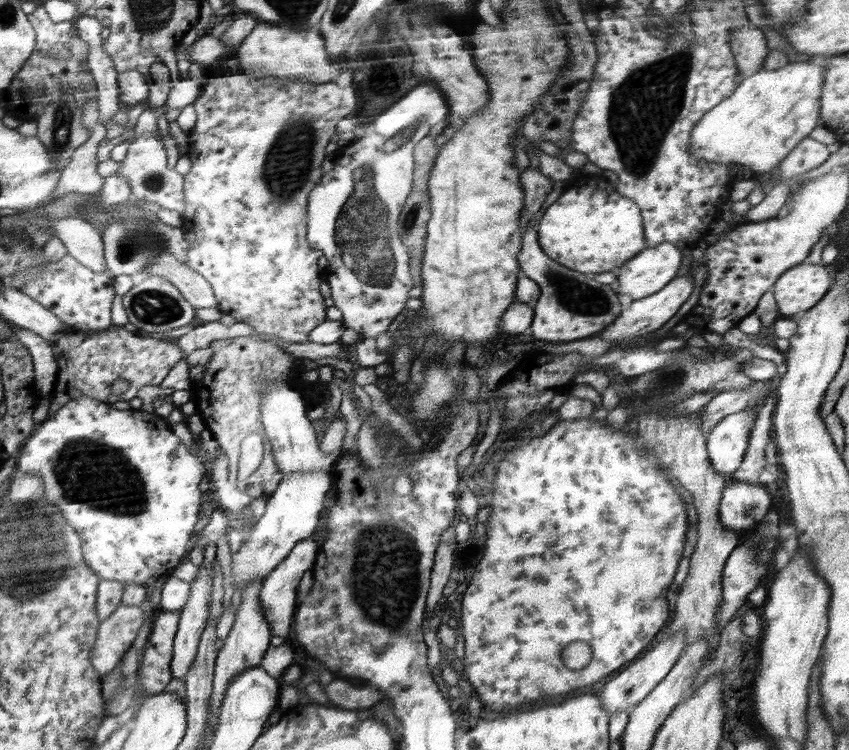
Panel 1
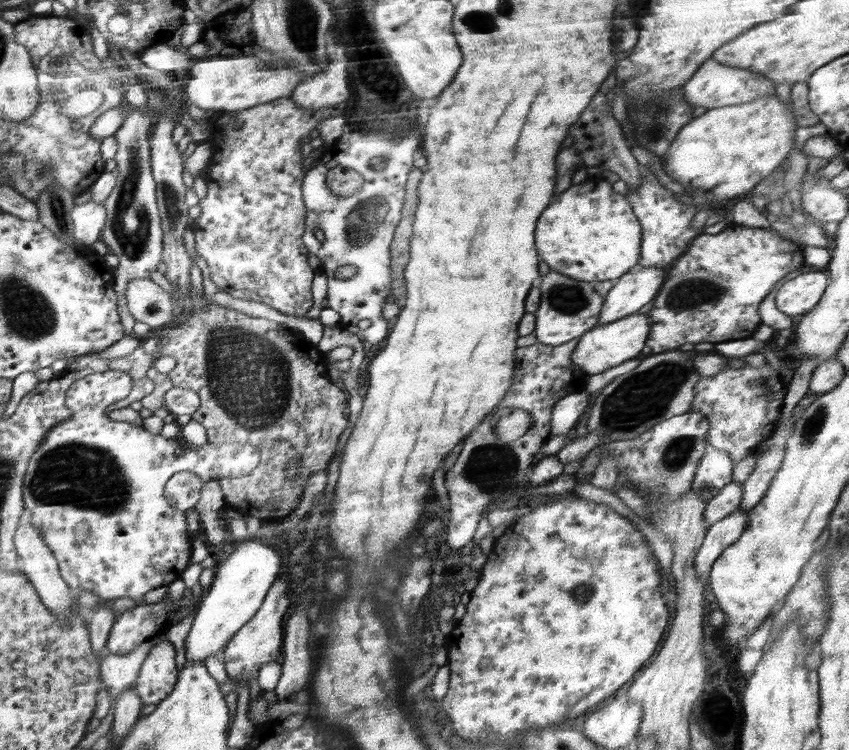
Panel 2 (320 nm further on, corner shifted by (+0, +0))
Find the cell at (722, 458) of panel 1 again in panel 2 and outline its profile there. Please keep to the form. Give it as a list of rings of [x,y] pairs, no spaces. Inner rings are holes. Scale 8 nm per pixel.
[[[707,445],[691,484],[700,501],[710,502],[724,486],[730,484],[733,468],[734,463],[725,450],[716,450]]]

